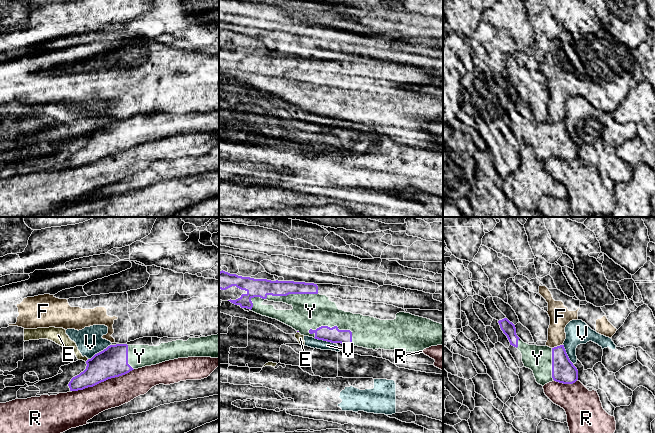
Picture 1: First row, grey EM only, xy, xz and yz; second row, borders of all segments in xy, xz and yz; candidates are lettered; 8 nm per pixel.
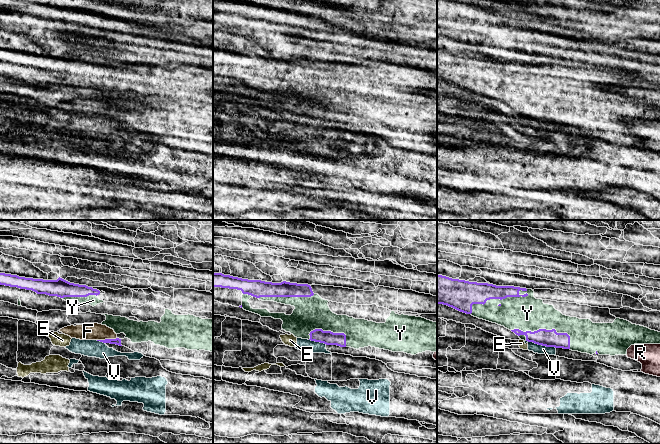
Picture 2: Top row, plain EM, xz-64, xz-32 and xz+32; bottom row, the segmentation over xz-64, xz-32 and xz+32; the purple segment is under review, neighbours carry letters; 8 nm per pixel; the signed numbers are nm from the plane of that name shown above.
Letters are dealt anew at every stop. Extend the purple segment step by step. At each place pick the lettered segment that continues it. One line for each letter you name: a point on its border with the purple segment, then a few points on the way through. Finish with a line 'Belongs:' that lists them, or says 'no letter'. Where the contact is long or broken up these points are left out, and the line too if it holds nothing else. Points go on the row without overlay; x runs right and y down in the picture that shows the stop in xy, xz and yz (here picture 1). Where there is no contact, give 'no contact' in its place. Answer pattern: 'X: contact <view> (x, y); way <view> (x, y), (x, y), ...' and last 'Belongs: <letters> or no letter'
Y: contact xz (279, 71)
Belongs: Y

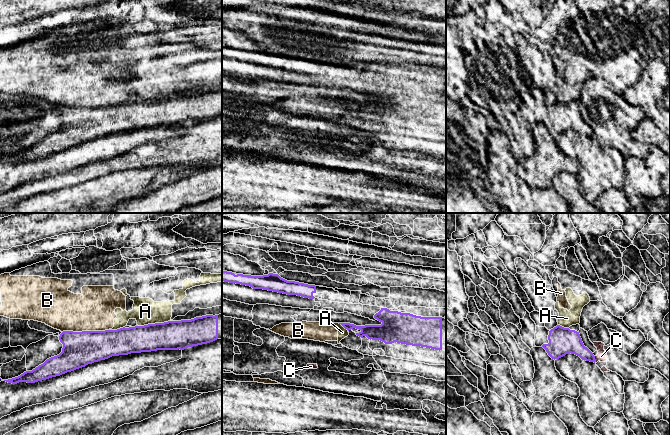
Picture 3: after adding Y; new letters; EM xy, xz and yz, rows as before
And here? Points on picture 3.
Belongs: no letter

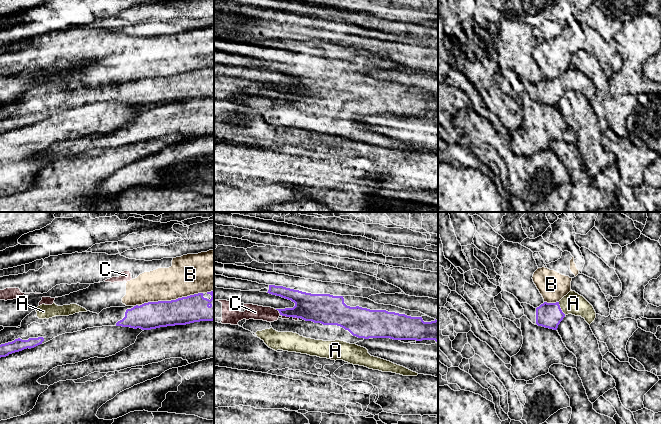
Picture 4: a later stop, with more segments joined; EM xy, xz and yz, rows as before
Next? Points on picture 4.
A: contact yz (560, 84)
Belongs: A

